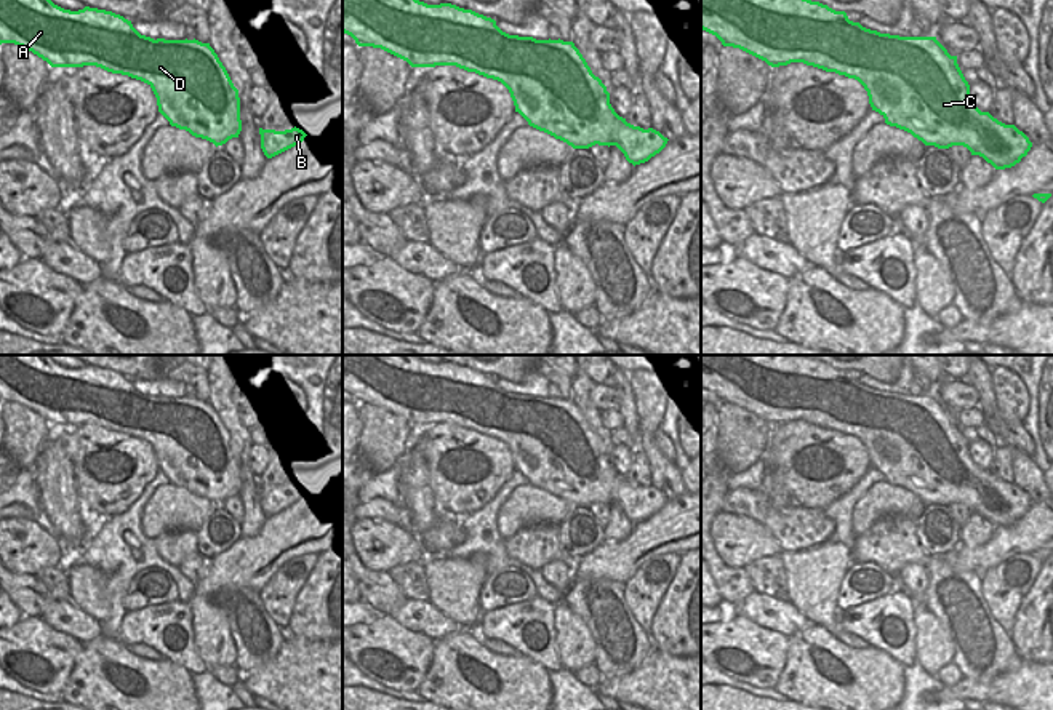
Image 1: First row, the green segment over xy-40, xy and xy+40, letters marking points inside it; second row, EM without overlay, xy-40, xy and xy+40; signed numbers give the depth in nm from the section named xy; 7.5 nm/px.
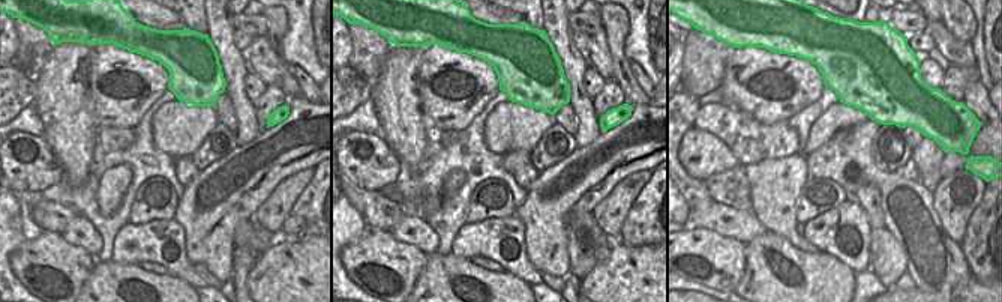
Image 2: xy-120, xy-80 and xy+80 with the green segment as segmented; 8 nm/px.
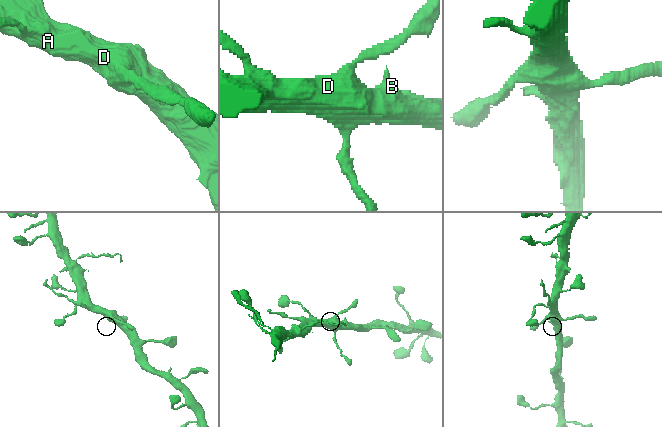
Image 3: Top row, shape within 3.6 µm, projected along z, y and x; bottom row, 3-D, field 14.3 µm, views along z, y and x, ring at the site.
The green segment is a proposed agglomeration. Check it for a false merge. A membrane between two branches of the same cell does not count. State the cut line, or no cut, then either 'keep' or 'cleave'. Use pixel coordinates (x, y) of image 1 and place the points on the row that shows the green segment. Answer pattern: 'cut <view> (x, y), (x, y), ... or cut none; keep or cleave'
cut none; keep

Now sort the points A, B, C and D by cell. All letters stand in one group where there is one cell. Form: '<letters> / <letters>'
A B C D

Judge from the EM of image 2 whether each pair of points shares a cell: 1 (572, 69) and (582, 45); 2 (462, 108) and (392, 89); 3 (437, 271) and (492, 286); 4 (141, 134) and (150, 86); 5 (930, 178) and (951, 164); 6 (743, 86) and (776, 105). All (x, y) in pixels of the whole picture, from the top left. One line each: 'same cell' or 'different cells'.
1: different cells
2: different cells
3: same cell
4: different cells
5: different cells
6: same cell

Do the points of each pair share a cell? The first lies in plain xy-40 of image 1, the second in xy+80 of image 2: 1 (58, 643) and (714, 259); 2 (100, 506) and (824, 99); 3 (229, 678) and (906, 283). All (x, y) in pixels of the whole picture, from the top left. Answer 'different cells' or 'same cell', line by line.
1: same cell
2: different cells
3: same cell

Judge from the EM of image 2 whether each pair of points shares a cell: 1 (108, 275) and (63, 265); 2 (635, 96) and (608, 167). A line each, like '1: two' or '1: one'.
1: two
2: two

